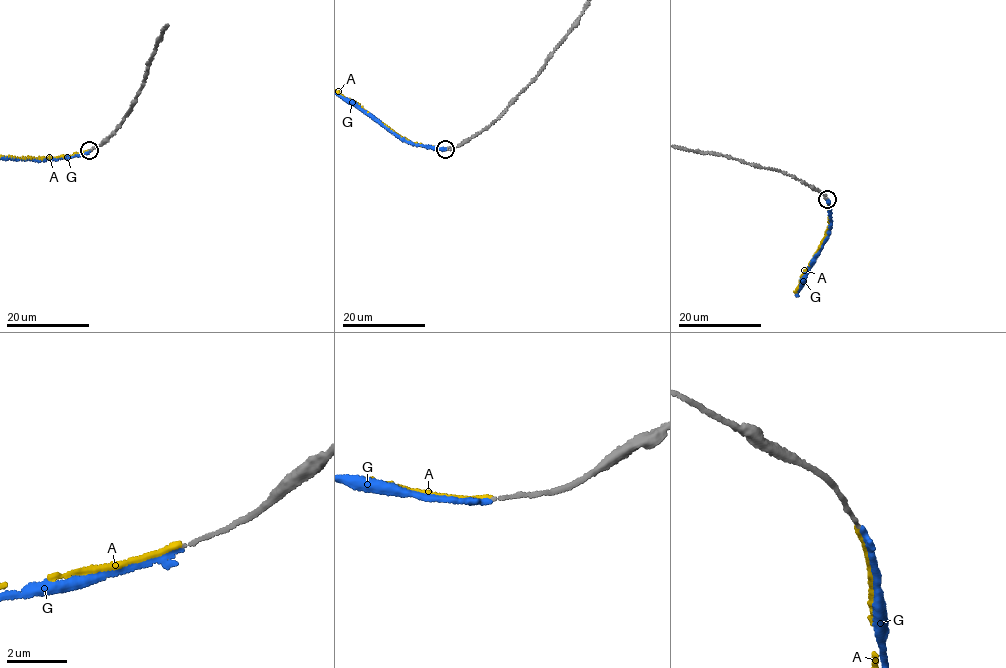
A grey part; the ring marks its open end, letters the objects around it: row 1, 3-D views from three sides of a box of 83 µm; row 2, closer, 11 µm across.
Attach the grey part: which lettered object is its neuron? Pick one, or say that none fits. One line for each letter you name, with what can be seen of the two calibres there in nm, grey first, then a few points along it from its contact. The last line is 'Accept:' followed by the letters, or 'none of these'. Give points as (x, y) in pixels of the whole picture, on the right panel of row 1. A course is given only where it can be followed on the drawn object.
G: 100/220 nm
Accept: G

